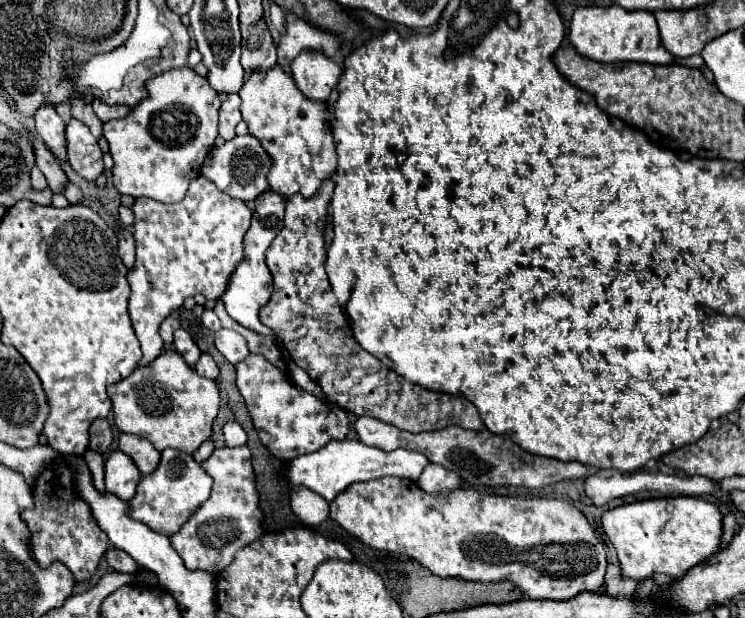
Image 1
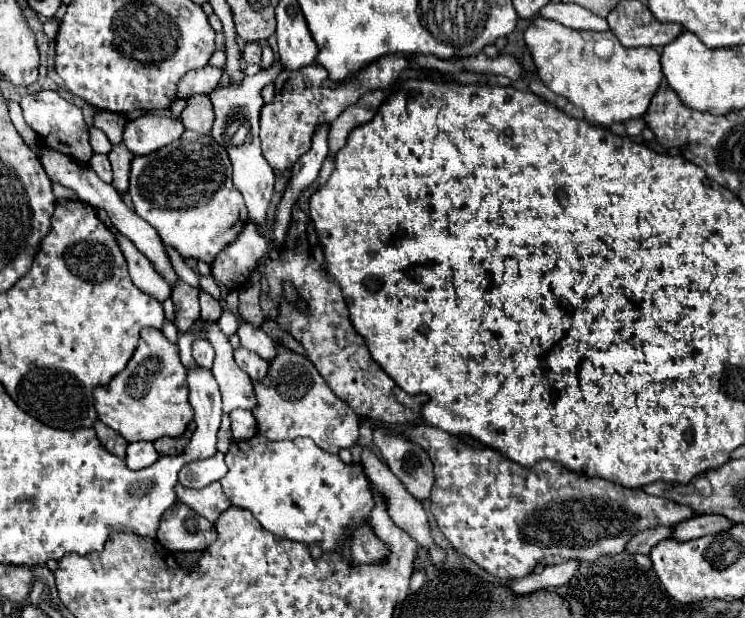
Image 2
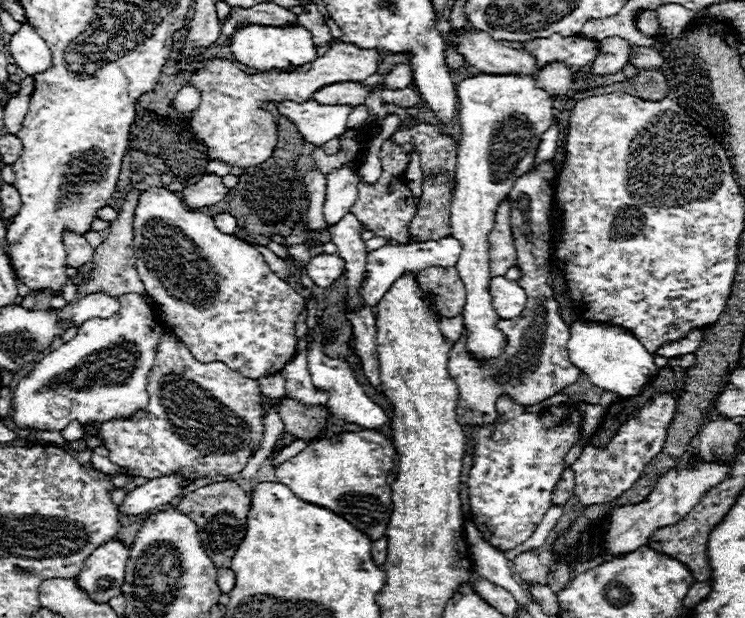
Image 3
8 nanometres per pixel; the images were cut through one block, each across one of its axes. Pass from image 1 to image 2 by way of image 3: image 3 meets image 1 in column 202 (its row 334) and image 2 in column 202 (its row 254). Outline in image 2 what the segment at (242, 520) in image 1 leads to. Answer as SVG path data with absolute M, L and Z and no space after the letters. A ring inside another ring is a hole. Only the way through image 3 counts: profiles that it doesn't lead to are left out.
M176 502L160 520L158 542L170 552L194 552L206 550L216 540L214 524L198 516L186 504Z

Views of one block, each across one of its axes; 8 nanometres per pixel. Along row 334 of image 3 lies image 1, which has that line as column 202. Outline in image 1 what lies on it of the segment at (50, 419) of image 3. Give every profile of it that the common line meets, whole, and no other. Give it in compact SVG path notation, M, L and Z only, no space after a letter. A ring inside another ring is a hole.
M190 66L172 68L158 76L152 76L146 82L146 90L148 98L134 106L126 118L104 124L104 138L108 140L110 154L114 158L112 184L120 194L128 194L132 198L146 196L158 202L178 202L186 196L190 182L200 176L202 160L214 148L214 140L218 136L220 96L218 92L214 92L214 88L210 88L206 76L196 74Z

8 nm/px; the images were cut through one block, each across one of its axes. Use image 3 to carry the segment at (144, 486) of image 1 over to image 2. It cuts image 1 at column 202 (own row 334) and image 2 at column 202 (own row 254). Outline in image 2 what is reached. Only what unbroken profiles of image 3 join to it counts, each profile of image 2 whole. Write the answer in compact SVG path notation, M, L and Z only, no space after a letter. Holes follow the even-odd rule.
M216 452L206 460L194 460L180 470L180 484L186 488L206 488L212 482L226 476L228 468L224 462L224 454Z

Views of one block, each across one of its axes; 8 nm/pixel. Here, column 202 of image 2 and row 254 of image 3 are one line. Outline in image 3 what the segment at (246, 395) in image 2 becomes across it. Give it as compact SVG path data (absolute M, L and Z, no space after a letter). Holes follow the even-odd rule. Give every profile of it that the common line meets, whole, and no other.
M320 254L310 260L308 264L308 276L312 282L320 288L332 286L344 272L346 262L338 254Z

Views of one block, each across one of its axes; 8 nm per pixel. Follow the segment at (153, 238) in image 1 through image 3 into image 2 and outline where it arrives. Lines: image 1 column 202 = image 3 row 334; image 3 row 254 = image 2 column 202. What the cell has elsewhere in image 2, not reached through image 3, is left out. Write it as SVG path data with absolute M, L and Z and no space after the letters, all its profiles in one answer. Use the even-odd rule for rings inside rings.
M186 130L176 142L160 148L154 154L136 156L132 160L130 198L136 214L156 228L158 236L166 246L174 248L184 260L192 258L212 264L216 254L226 248L248 224L246 204L242 200L242 194L234 188L230 176L232 166L226 148L222 148L212 136L202 136L198 132Z

